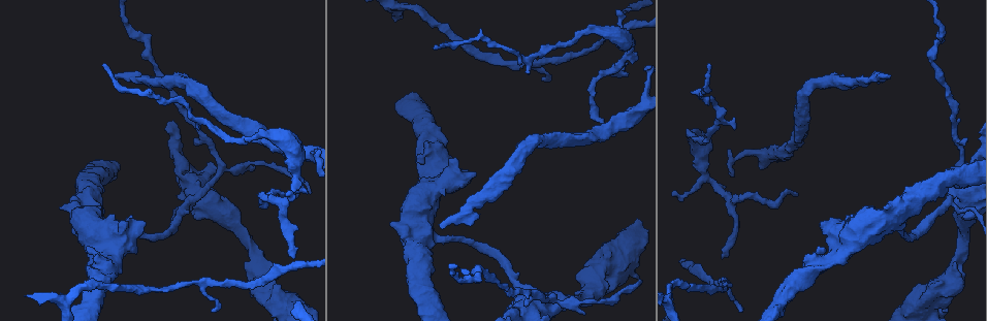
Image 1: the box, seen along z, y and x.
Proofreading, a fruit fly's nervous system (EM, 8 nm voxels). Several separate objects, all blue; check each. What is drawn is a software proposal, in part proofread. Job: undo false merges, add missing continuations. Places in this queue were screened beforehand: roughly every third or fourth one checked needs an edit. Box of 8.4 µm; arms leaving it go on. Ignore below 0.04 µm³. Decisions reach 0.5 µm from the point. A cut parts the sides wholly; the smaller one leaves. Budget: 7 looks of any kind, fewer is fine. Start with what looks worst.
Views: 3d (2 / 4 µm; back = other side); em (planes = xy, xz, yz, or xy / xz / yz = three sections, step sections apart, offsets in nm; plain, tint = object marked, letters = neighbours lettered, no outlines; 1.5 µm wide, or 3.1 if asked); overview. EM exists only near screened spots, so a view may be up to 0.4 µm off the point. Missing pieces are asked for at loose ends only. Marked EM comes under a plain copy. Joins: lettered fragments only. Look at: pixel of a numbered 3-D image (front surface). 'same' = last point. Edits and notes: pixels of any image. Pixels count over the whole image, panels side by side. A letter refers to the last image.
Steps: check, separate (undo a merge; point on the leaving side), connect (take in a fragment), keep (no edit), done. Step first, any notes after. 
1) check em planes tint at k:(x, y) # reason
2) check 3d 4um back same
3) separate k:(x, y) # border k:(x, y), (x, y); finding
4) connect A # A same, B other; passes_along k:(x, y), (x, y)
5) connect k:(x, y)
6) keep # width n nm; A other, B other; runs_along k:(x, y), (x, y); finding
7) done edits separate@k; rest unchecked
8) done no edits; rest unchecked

check em planes tint at 1:(440, 227) # free end

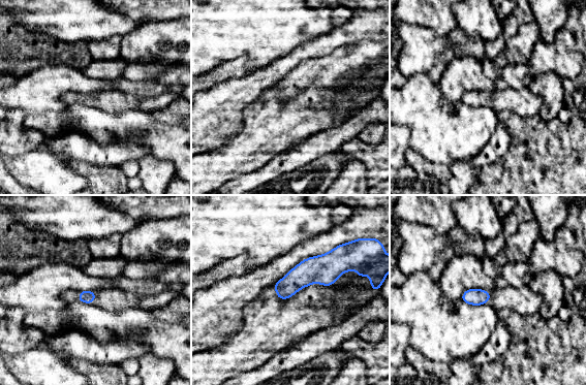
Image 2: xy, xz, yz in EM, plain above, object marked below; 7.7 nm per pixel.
check em planes letters same # see the neighbours

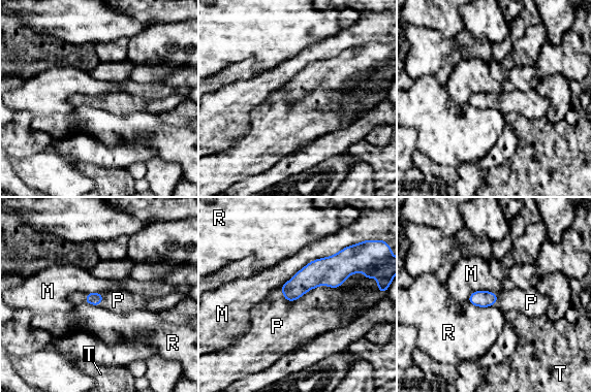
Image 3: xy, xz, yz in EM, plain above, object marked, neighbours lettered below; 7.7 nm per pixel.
connect P # longest_contact M 550 nm; M other, P same, R other, T other; the neuron continues

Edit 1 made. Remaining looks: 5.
check overview # redraw

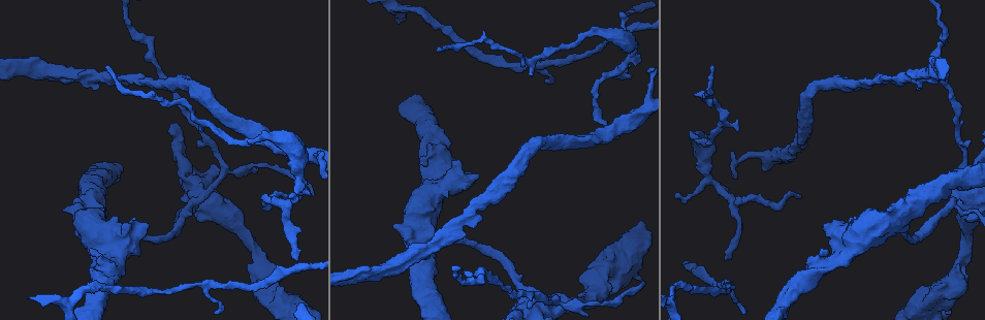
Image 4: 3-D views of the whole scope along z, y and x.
check 3d 4um at 4:(296, 260) # branch stops here

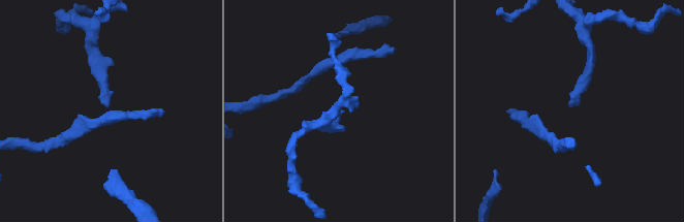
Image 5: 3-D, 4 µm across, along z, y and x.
check em planes letters at 5:(568, 105) # shape alone is not enough

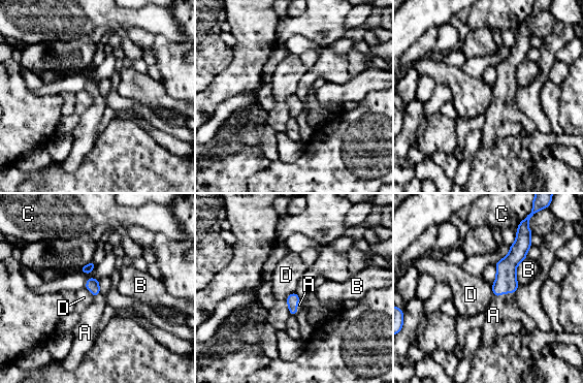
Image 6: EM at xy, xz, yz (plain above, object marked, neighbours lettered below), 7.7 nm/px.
connect A # longest_contact B 220 nm; A same, B other, C other, D other; passes_along 6:(506, 282), (504, 292), (493, 315); it goes on there

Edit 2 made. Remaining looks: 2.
done edits connect@3, connect@6; rest unchecked

